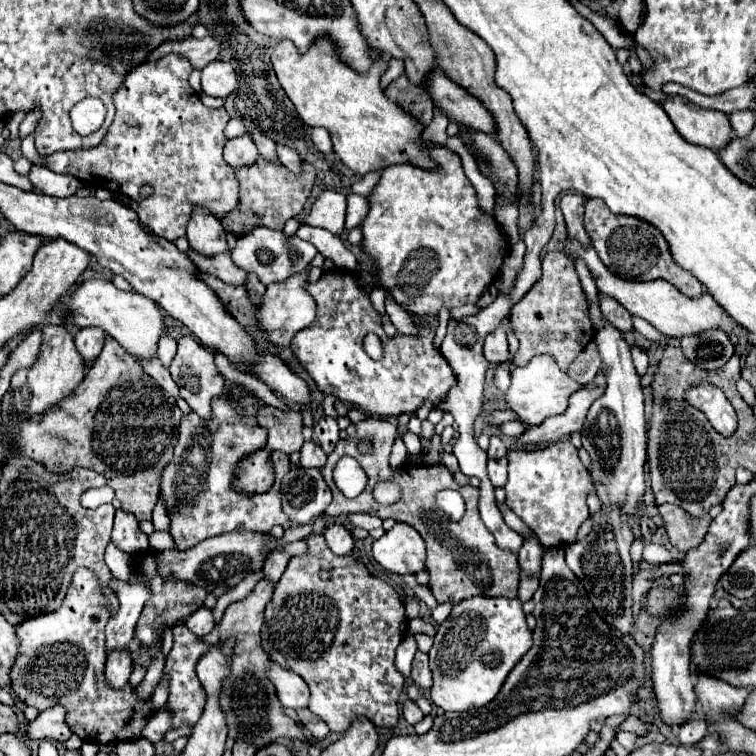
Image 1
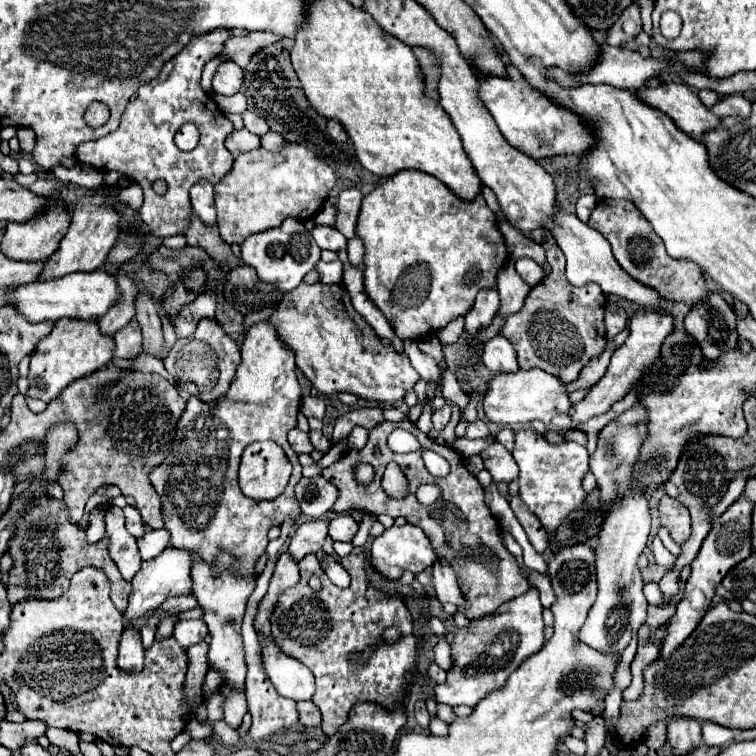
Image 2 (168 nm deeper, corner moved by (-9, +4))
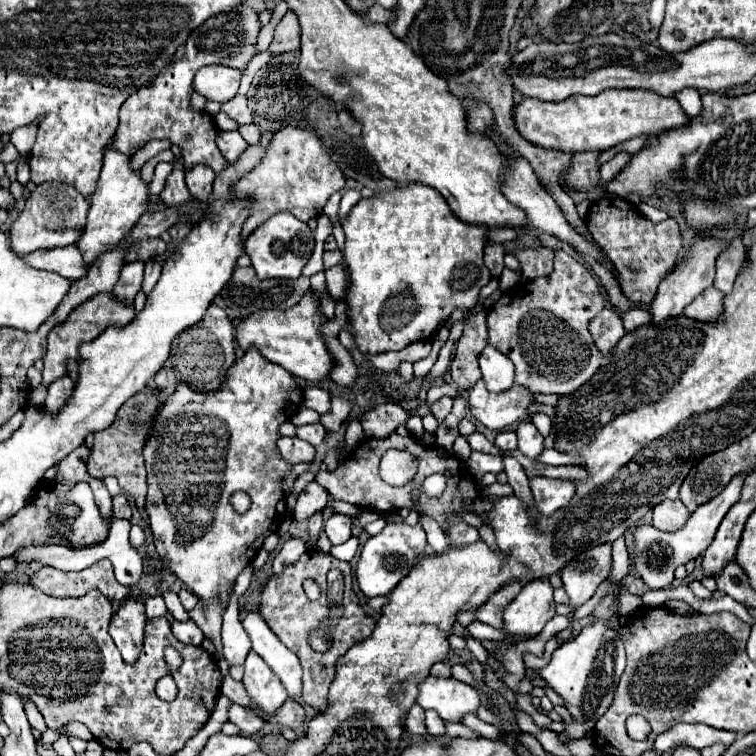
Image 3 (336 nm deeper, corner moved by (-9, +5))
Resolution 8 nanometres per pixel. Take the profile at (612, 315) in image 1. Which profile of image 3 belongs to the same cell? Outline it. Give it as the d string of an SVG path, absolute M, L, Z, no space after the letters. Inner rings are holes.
M605 308L589 322L589 332L601 354L611 352L613 346L619 342L619 338L625 334L619 314L611 308Z

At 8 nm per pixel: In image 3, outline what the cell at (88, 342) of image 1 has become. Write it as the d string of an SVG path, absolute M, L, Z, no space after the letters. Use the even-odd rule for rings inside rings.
M129 262L123 266L119 282L113 288L113 294L121 300L121 302L133 302L135 294L141 290L141 282L143 282L143 262Z

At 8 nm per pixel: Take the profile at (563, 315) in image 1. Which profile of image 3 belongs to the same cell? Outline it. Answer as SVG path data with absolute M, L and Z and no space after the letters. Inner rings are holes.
M557 250L555 266L549 276L521 280L513 288L509 288L487 314L487 332L489 344L501 350L515 364L515 384L527 388L529 392L541 394L573 394L577 386L583 386L601 366L603 354L593 346L593 338L589 334L589 322L603 310L603 296L599 284L593 274L571 254Z

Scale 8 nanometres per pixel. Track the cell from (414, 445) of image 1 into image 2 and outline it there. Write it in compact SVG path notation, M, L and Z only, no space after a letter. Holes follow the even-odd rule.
M430 403L426 404L425 407L423 408L423 413L419 417L416 426L417 428L422 431L425 434L428 434L431 429L433 428L432 421L431 421L431 405Z

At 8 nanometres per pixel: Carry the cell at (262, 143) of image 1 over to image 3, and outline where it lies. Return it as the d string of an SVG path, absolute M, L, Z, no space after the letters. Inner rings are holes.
M237 94L237 96L231 98L229 102L225 102L225 104L221 106L221 110L223 110L229 118L233 118L235 122L239 122L239 124L249 124L249 122L253 122L251 110L247 108L247 98L241 96L241 94Z

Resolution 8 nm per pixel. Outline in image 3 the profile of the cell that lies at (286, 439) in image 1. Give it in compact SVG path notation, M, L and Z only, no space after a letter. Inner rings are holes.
M291 436L291 438L279 438L277 440L277 450L281 458L287 464L301 464L301 462L311 462L315 456L315 448L309 446L309 442L301 442L301 438Z

